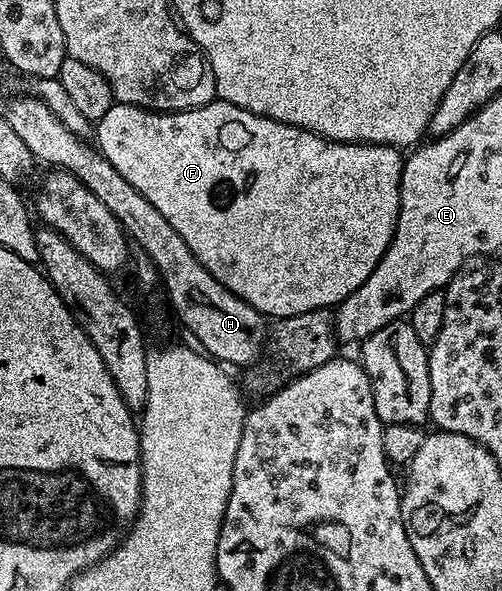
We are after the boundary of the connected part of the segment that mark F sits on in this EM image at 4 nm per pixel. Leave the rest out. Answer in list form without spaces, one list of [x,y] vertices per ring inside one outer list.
[[[215,99],[211,104],[201,108],[187,108],[184,112],[153,112],[139,108],[133,104],[113,103],[100,120],[95,121],[95,147],[99,148],[105,158],[178,230],[182,242],[190,246],[194,258],[226,286],[238,298],[242,298],[254,310],[265,318],[279,318],[306,314],[319,308],[331,309],[340,305],[347,296],[354,294],[370,274],[374,274],[374,266],[386,254],[390,242],[394,238],[394,230],[400,213],[400,179],[404,169],[401,149],[392,148],[389,144],[343,144],[337,140],[328,140],[317,132],[302,130],[298,126],[290,126],[286,122],[278,122],[274,118],[266,118],[258,114],[250,114],[250,110],[242,110],[238,106],[228,104],[225,100]]]

